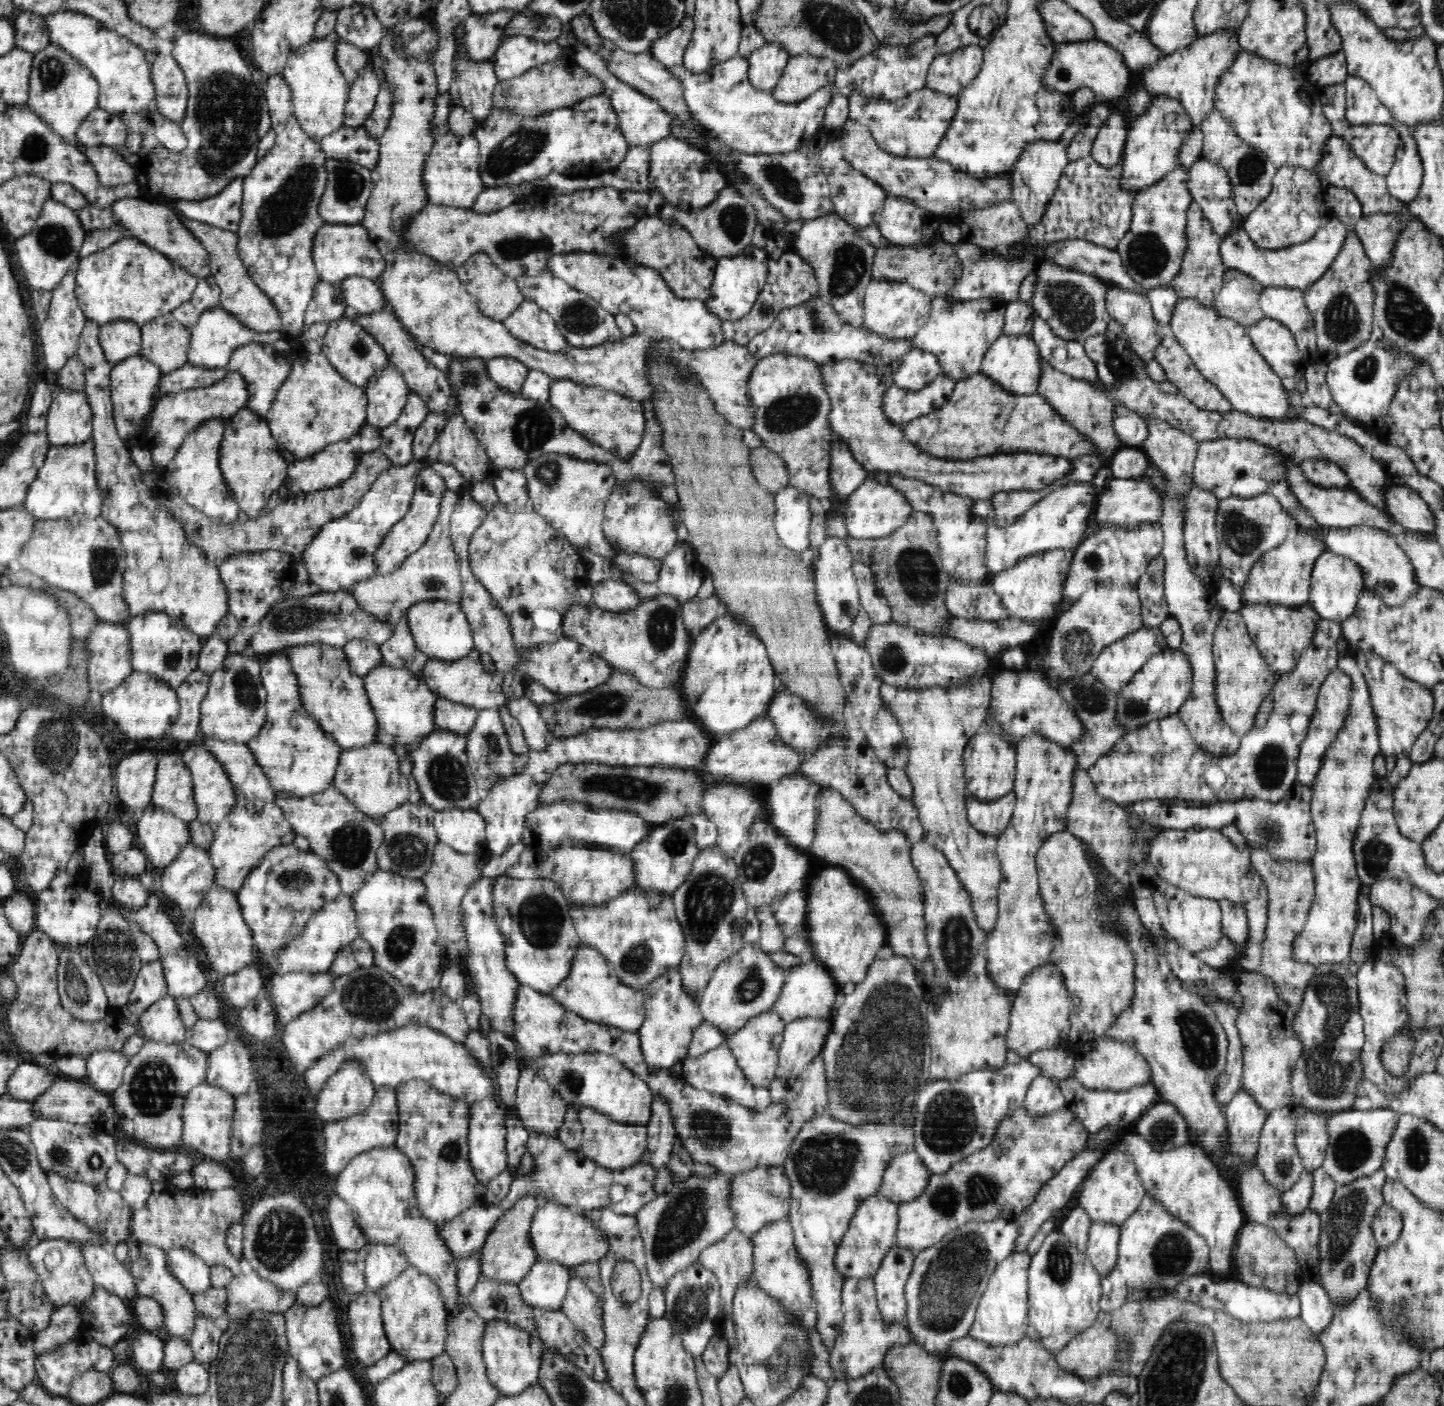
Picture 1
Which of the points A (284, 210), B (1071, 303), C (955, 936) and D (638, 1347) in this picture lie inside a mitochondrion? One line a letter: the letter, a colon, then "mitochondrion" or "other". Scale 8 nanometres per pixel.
A: mitochondrion
B: mitochondrion
C: mitochondrion
D: other

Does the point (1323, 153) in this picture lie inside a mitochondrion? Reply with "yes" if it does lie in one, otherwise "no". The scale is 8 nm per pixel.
no

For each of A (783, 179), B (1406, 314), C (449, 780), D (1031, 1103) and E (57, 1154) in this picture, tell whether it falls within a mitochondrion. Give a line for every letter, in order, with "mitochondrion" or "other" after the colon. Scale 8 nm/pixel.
A: mitochondrion
B: mitochondrion
C: mitochondrion
D: other
E: mitochondrion

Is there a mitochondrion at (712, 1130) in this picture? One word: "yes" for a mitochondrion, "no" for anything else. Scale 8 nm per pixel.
yes

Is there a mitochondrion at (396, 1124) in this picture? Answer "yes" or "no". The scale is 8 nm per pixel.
no

